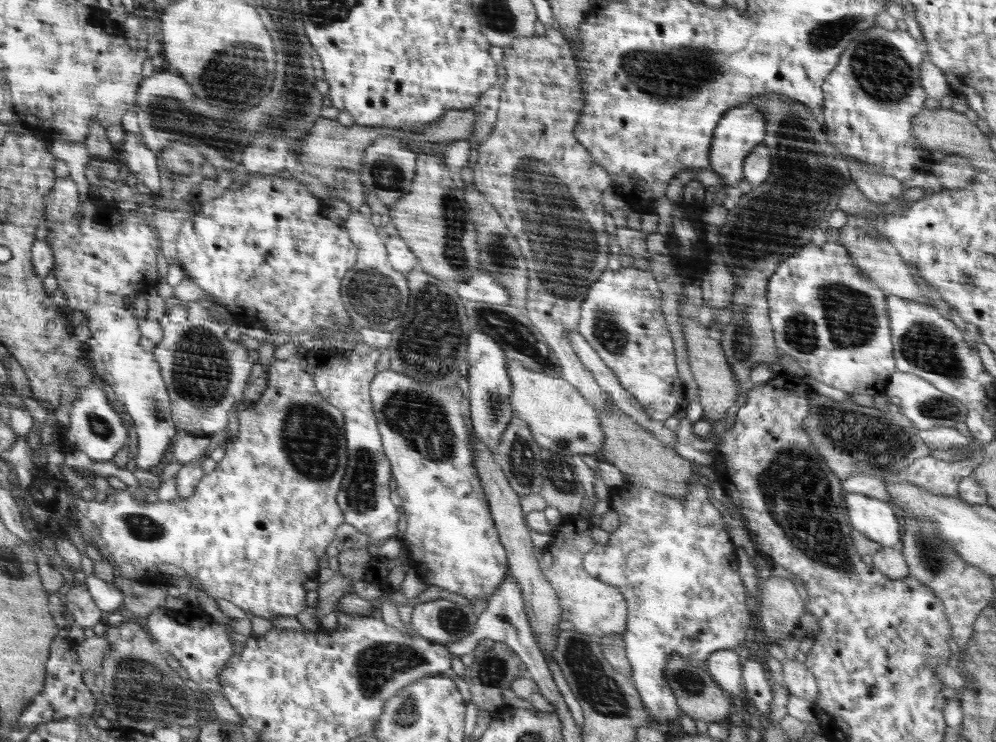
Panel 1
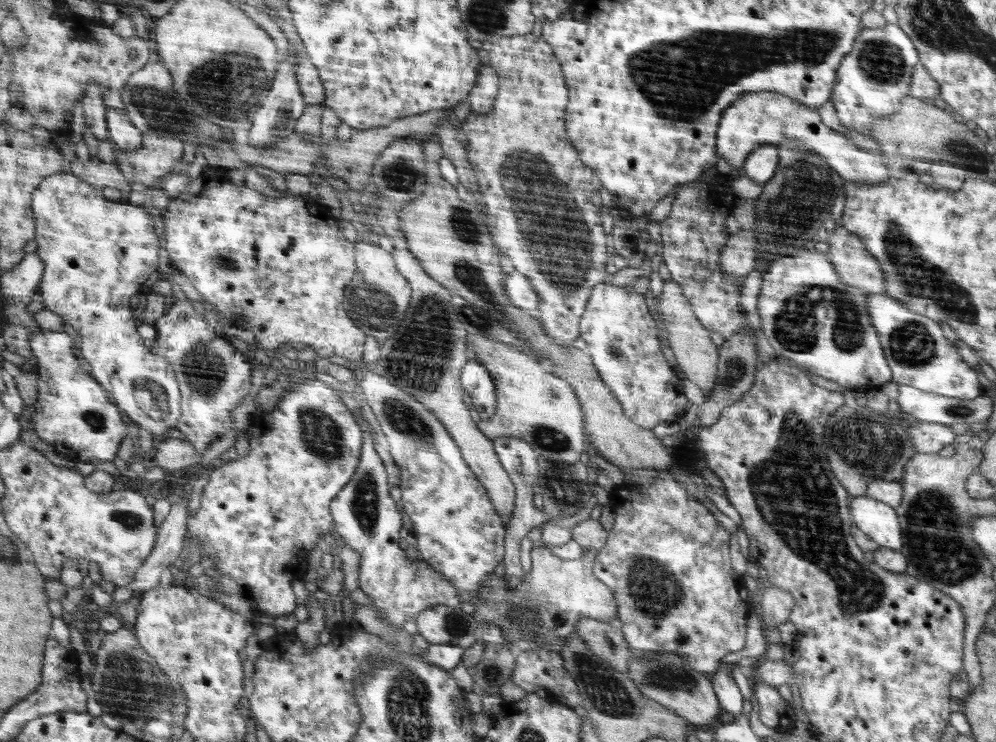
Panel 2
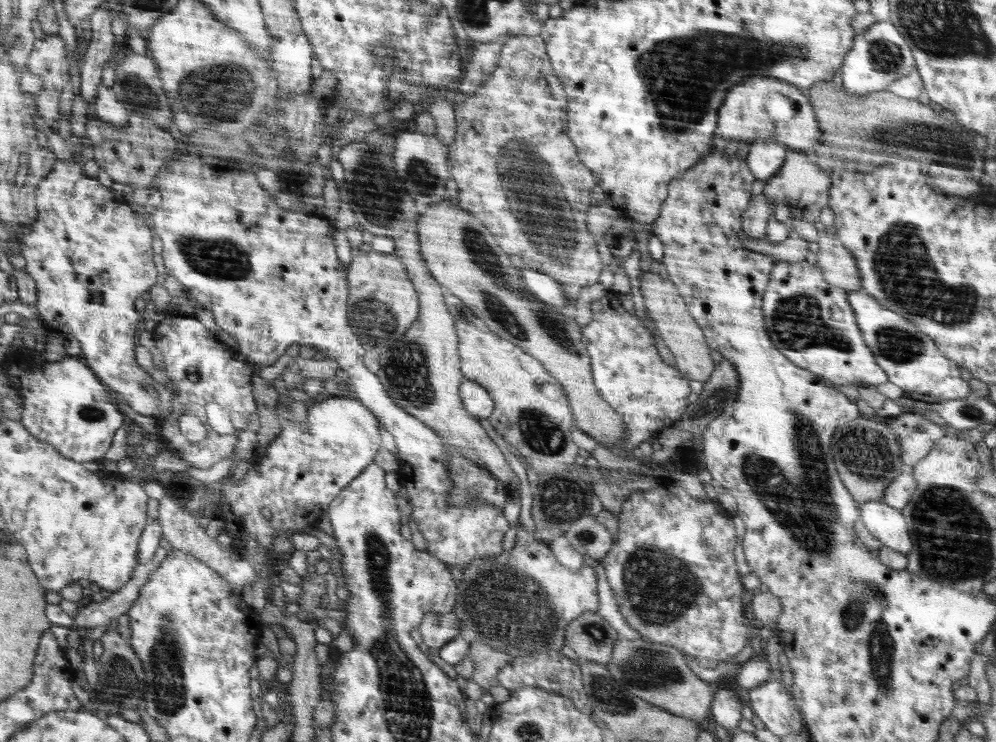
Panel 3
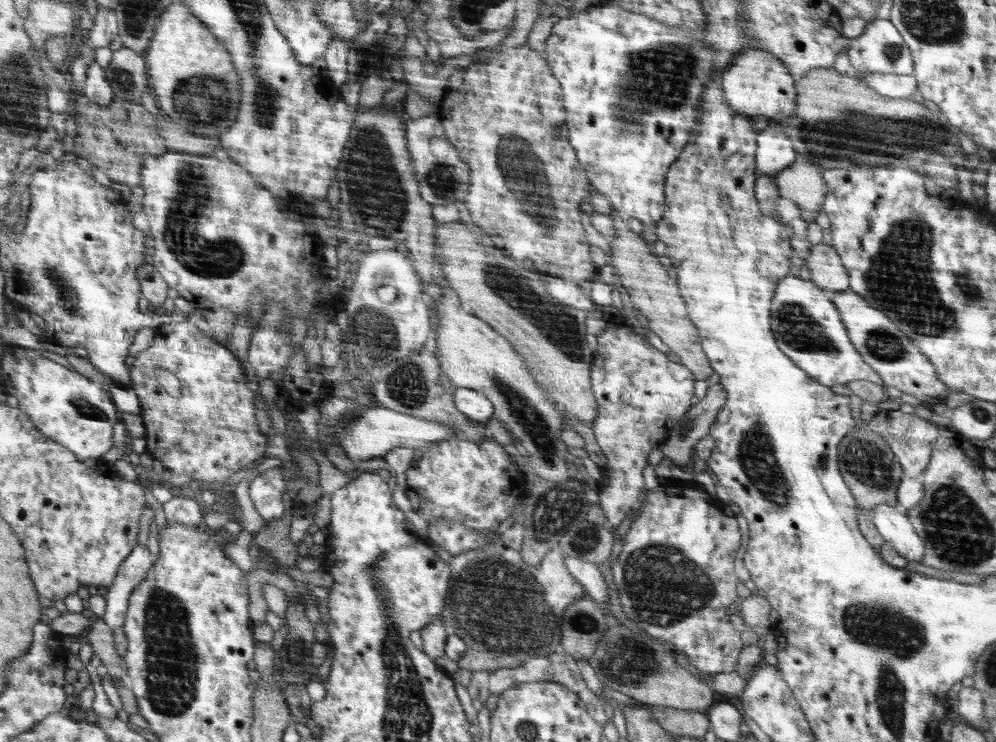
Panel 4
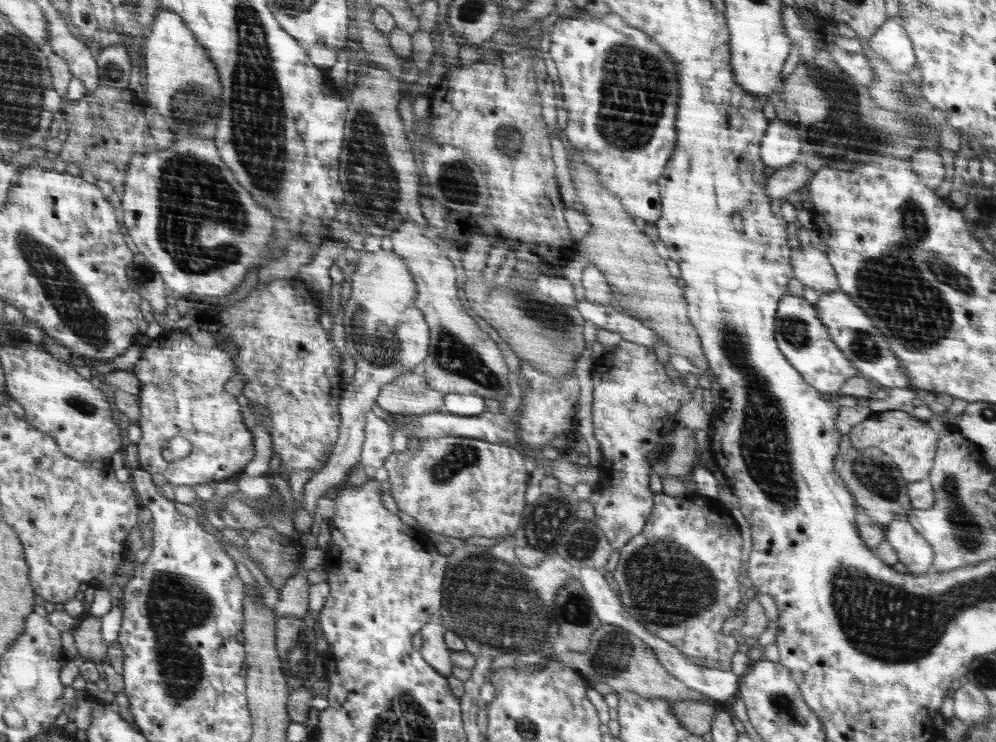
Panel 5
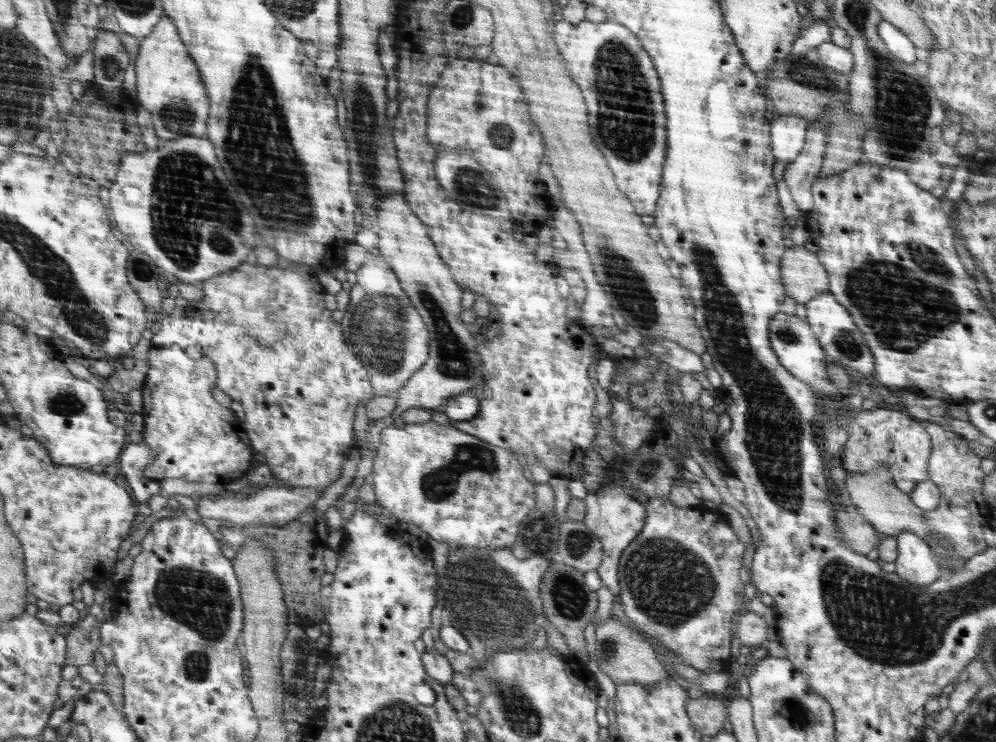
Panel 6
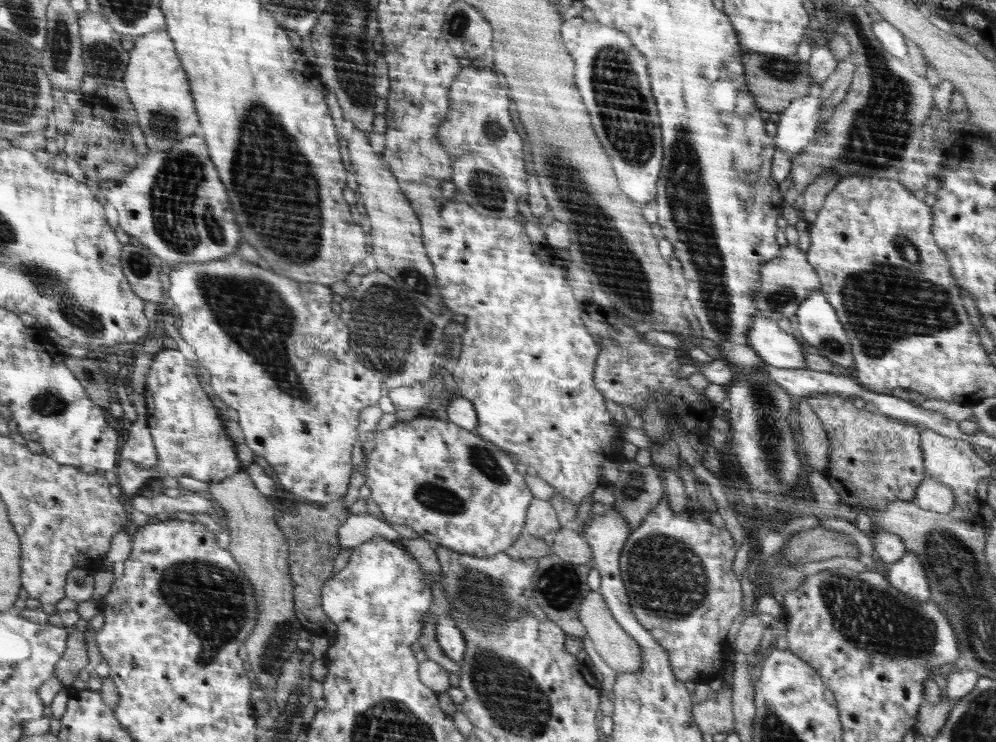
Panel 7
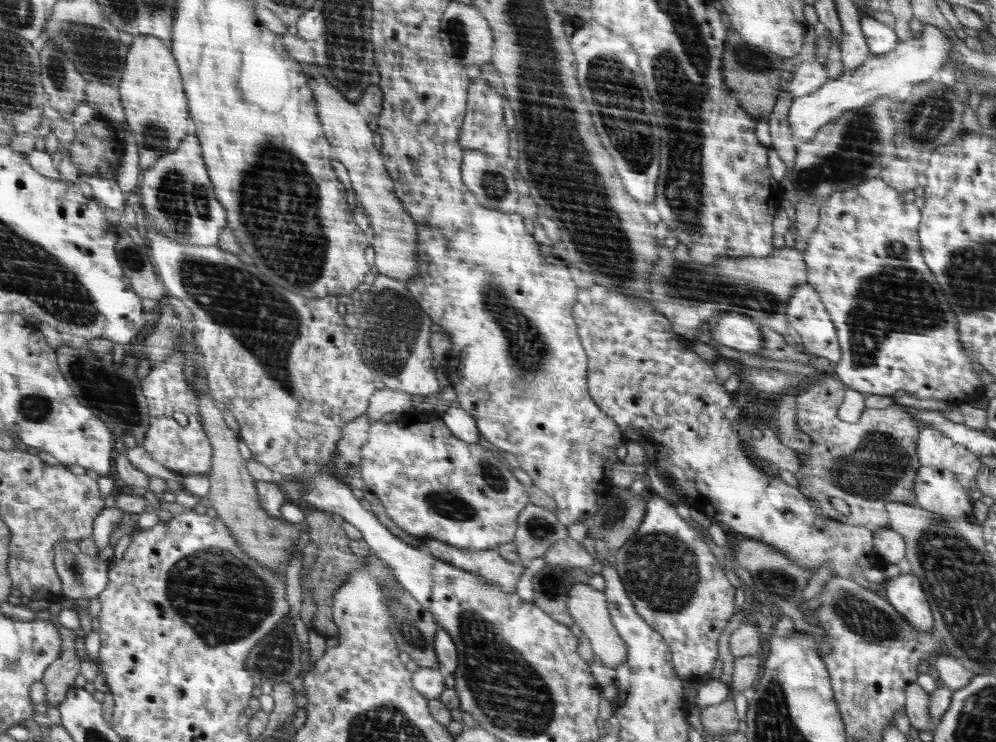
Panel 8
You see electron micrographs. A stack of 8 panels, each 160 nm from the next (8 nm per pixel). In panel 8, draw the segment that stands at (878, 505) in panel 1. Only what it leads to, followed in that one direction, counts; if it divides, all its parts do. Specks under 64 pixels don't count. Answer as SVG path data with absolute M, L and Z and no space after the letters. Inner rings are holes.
M907 573L890 578L884 583L884 596L913 628L920 632L933 632L934 619L930 604L922 592L920 580Z

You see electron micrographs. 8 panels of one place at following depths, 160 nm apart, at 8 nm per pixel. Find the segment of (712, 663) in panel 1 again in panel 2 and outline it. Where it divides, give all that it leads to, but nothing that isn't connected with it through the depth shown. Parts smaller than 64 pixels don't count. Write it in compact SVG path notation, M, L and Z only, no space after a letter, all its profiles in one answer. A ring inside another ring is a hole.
M718 666L717 670L712 674L714 689L717 692L717 697L720 698L721 708L726 710L736 717L740 716L742 711L747 710L747 703L742 697L738 686L731 676L731 671Z

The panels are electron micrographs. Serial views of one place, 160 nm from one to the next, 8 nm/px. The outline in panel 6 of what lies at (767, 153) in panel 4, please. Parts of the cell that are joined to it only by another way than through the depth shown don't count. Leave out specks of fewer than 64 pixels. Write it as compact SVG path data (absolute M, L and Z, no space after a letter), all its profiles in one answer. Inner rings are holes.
M781 115L771 123L774 158L788 163L794 161L805 144L807 120L798 115Z

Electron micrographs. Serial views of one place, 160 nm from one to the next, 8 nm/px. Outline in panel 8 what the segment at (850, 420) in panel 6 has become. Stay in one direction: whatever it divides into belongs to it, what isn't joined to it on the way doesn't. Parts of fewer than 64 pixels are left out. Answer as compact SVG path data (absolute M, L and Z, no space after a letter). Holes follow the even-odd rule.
M823 374L810 381L808 390L794 395L797 402L797 427L812 439L812 448L807 457L800 460L798 468L794 468L794 478L798 481L797 489L805 496L814 498L822 512L830 519L854 526L862 525L875 532L888 528L889 503L915 504L915 480L917 470L921 467L917 455L917 438L920 432L918 421L910 416L899 403L884 409L868 409L861 414L857 424L848 424L837 417L837 410L842 404L847 386L836 376ZM830 498L840 498L848 504L850 513L845 516L836 511Z

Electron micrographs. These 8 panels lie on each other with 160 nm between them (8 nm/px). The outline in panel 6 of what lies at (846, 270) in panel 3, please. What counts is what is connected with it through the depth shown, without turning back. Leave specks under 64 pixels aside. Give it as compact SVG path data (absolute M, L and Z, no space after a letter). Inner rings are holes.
M794 245L786 251L781 268L786 298L790 297L798 304L808 303L829 290L828 270L815 252L802 245Z

